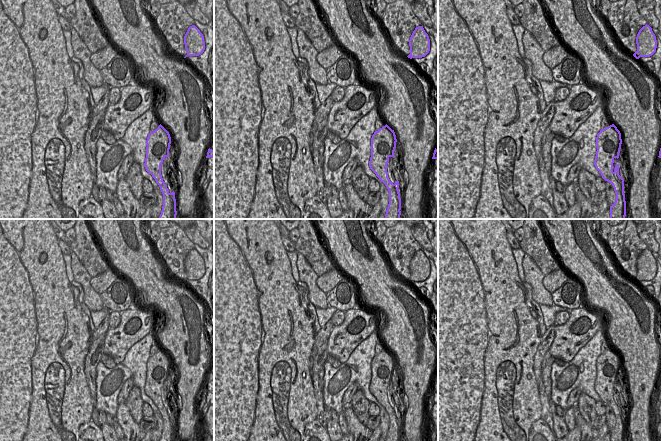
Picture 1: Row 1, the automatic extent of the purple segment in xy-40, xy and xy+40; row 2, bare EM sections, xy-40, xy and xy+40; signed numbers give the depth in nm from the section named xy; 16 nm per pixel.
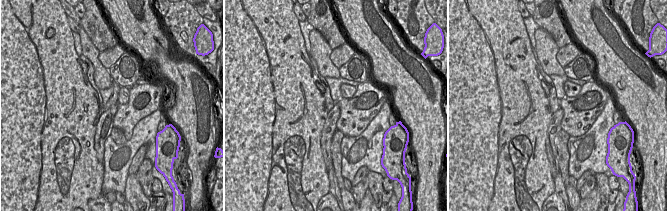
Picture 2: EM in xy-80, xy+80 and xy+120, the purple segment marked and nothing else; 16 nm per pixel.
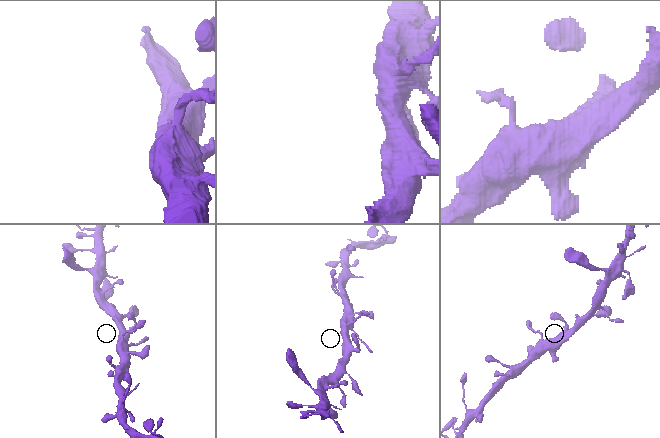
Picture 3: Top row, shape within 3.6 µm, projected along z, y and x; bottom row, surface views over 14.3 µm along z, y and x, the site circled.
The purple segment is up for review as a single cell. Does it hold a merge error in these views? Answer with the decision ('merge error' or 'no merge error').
no merge error

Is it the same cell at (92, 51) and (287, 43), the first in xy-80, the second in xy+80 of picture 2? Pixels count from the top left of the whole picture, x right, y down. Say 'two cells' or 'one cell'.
two cells

